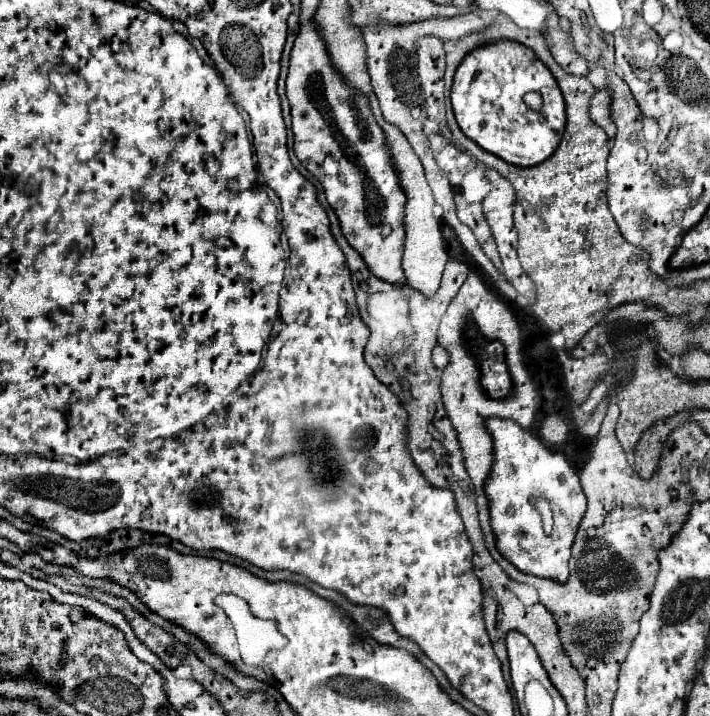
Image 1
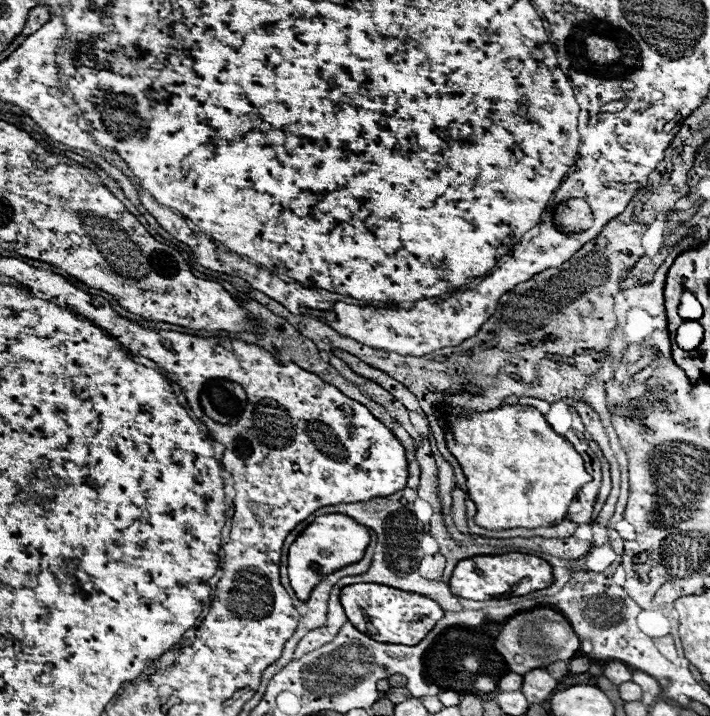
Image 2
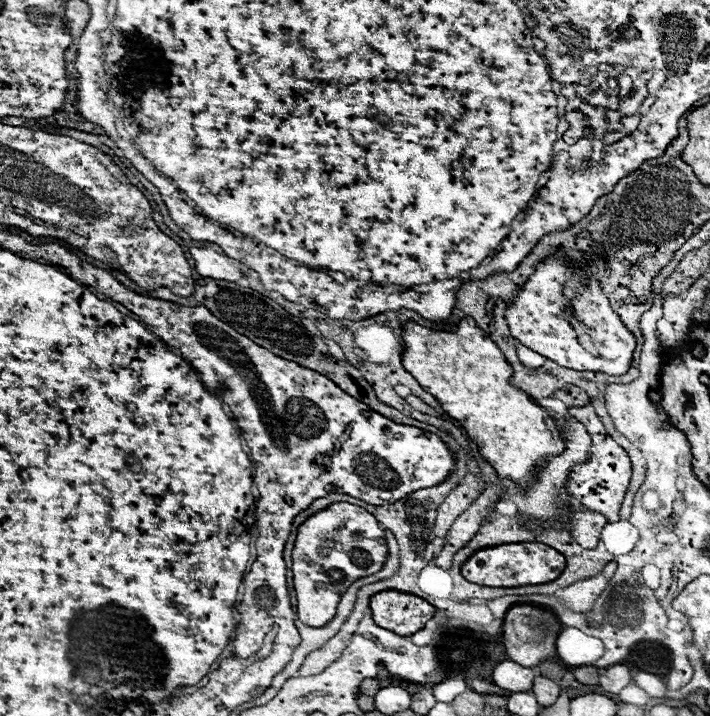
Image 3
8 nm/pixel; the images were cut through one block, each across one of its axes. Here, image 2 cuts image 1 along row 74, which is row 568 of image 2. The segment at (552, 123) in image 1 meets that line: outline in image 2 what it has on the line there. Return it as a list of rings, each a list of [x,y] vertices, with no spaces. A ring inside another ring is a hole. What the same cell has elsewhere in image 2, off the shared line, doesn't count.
[[[520,552],[466,558],[460,560],[454,570],[456,572],[452,580],[470,580],[470,600],[490,600],[496,596],[522,596],[534,590],[544,590],[552,584],[550,564],[538,556]]]

